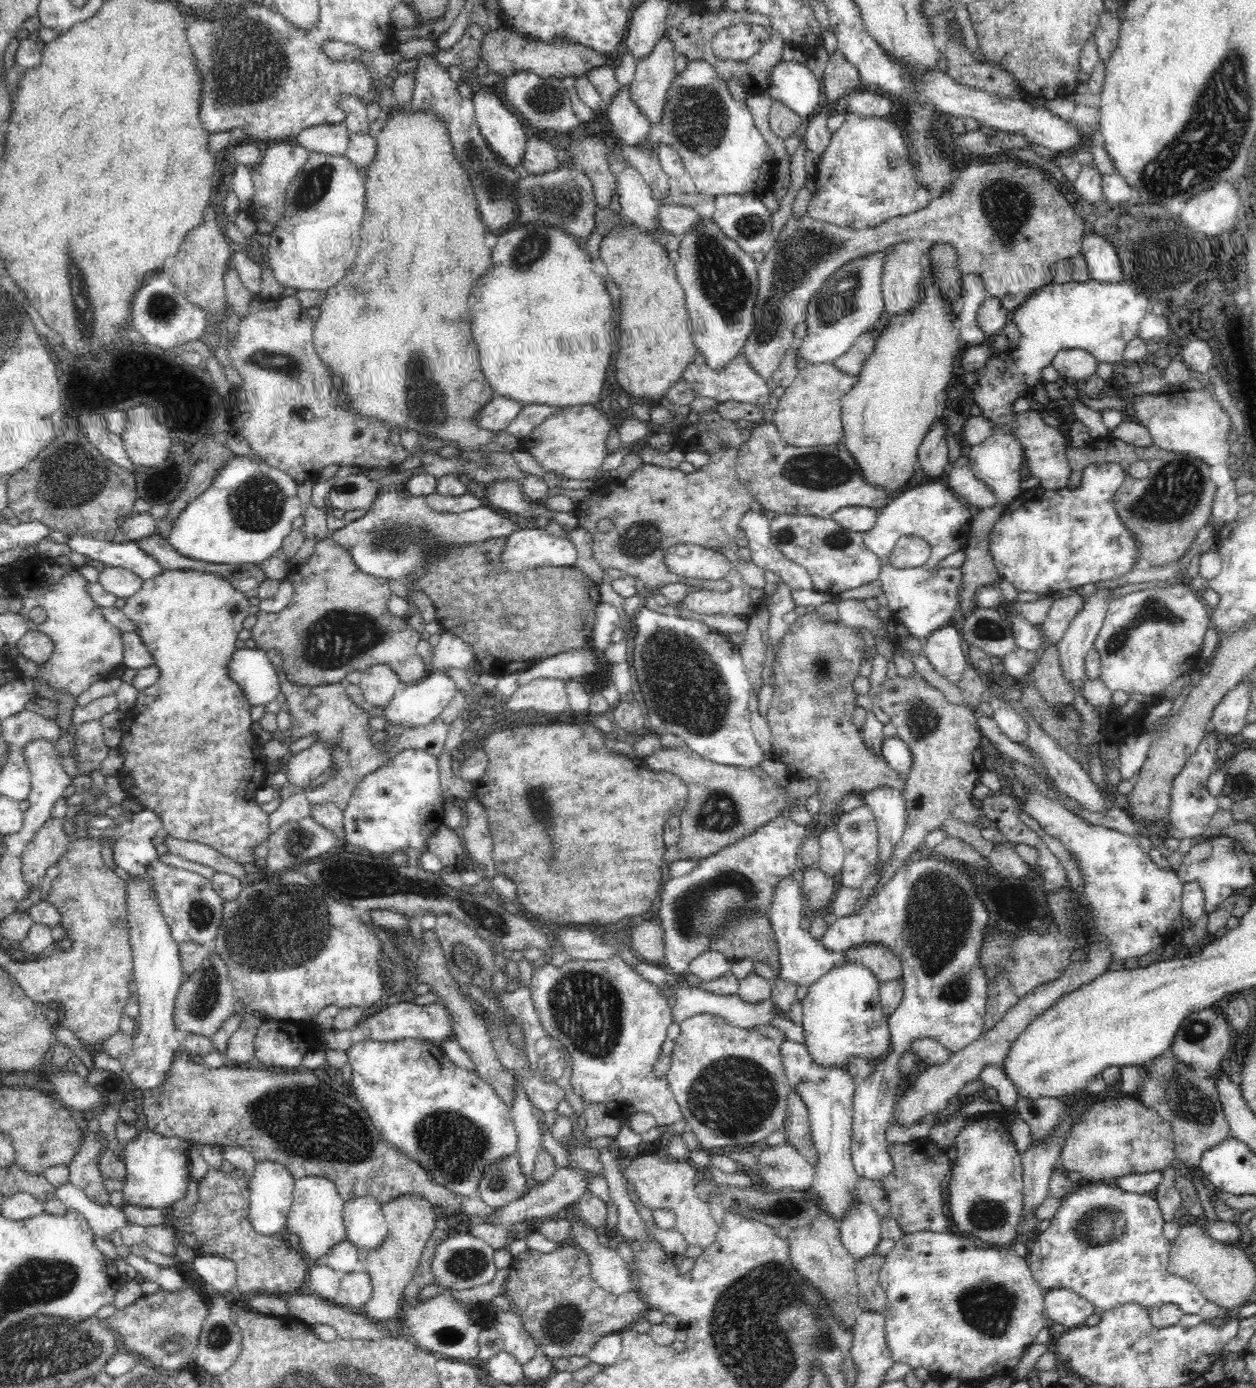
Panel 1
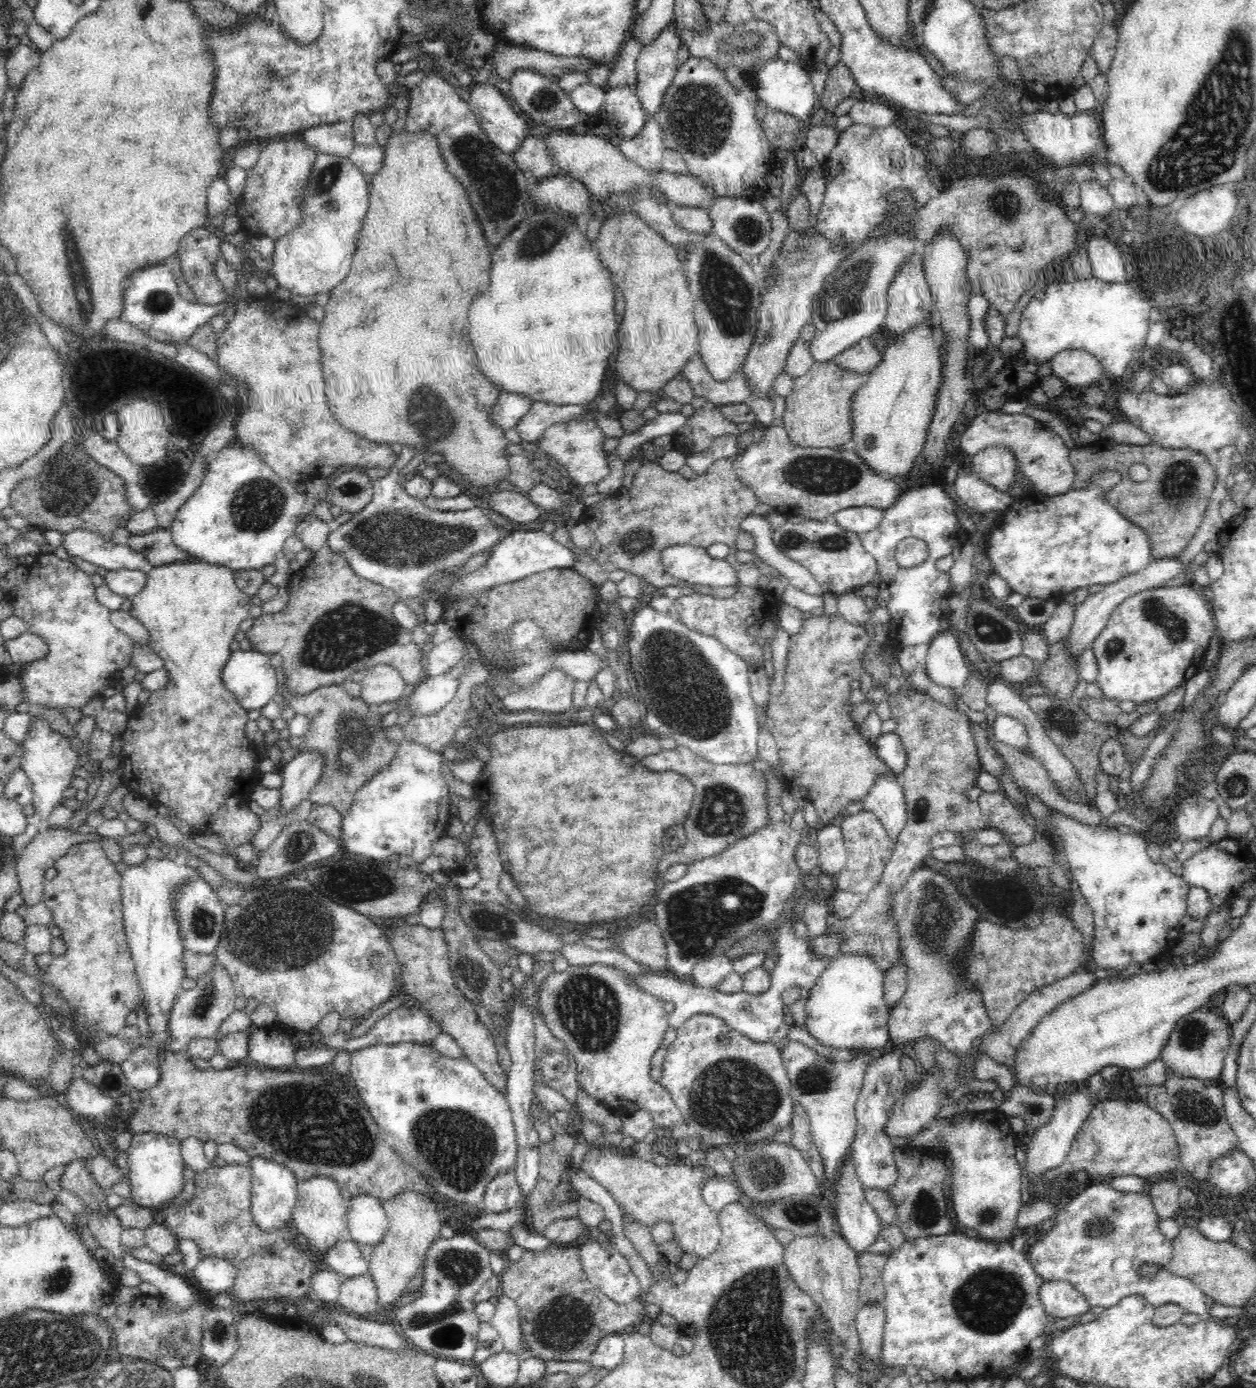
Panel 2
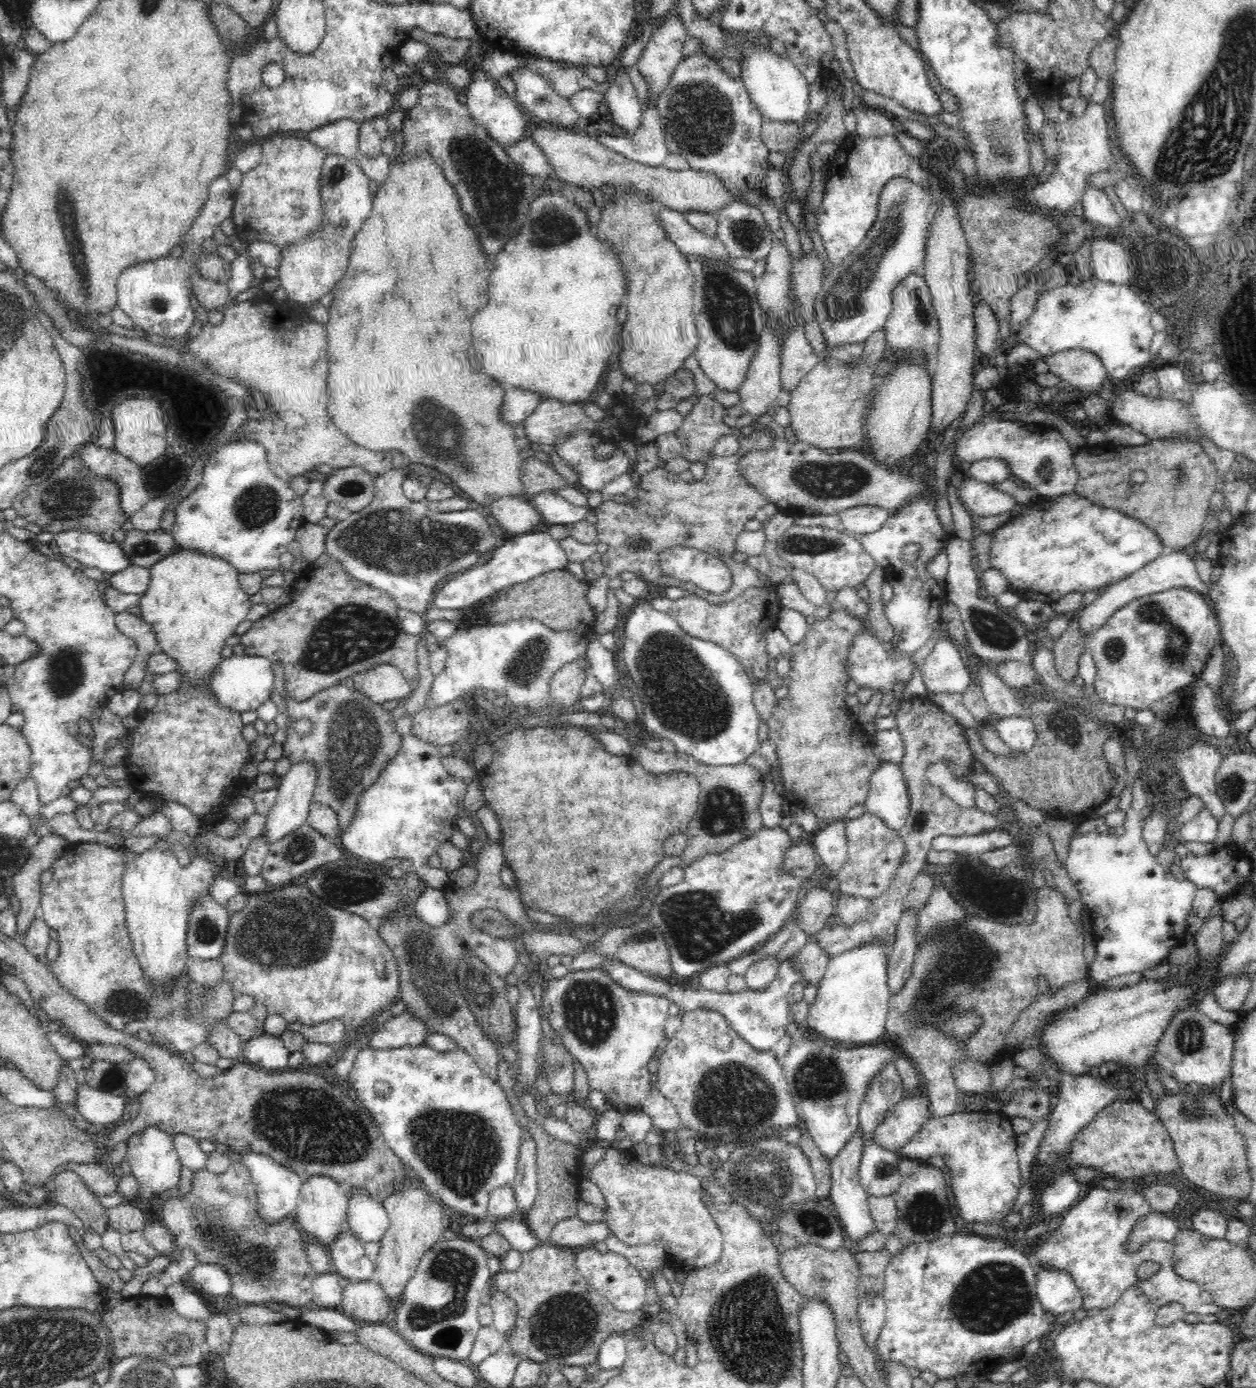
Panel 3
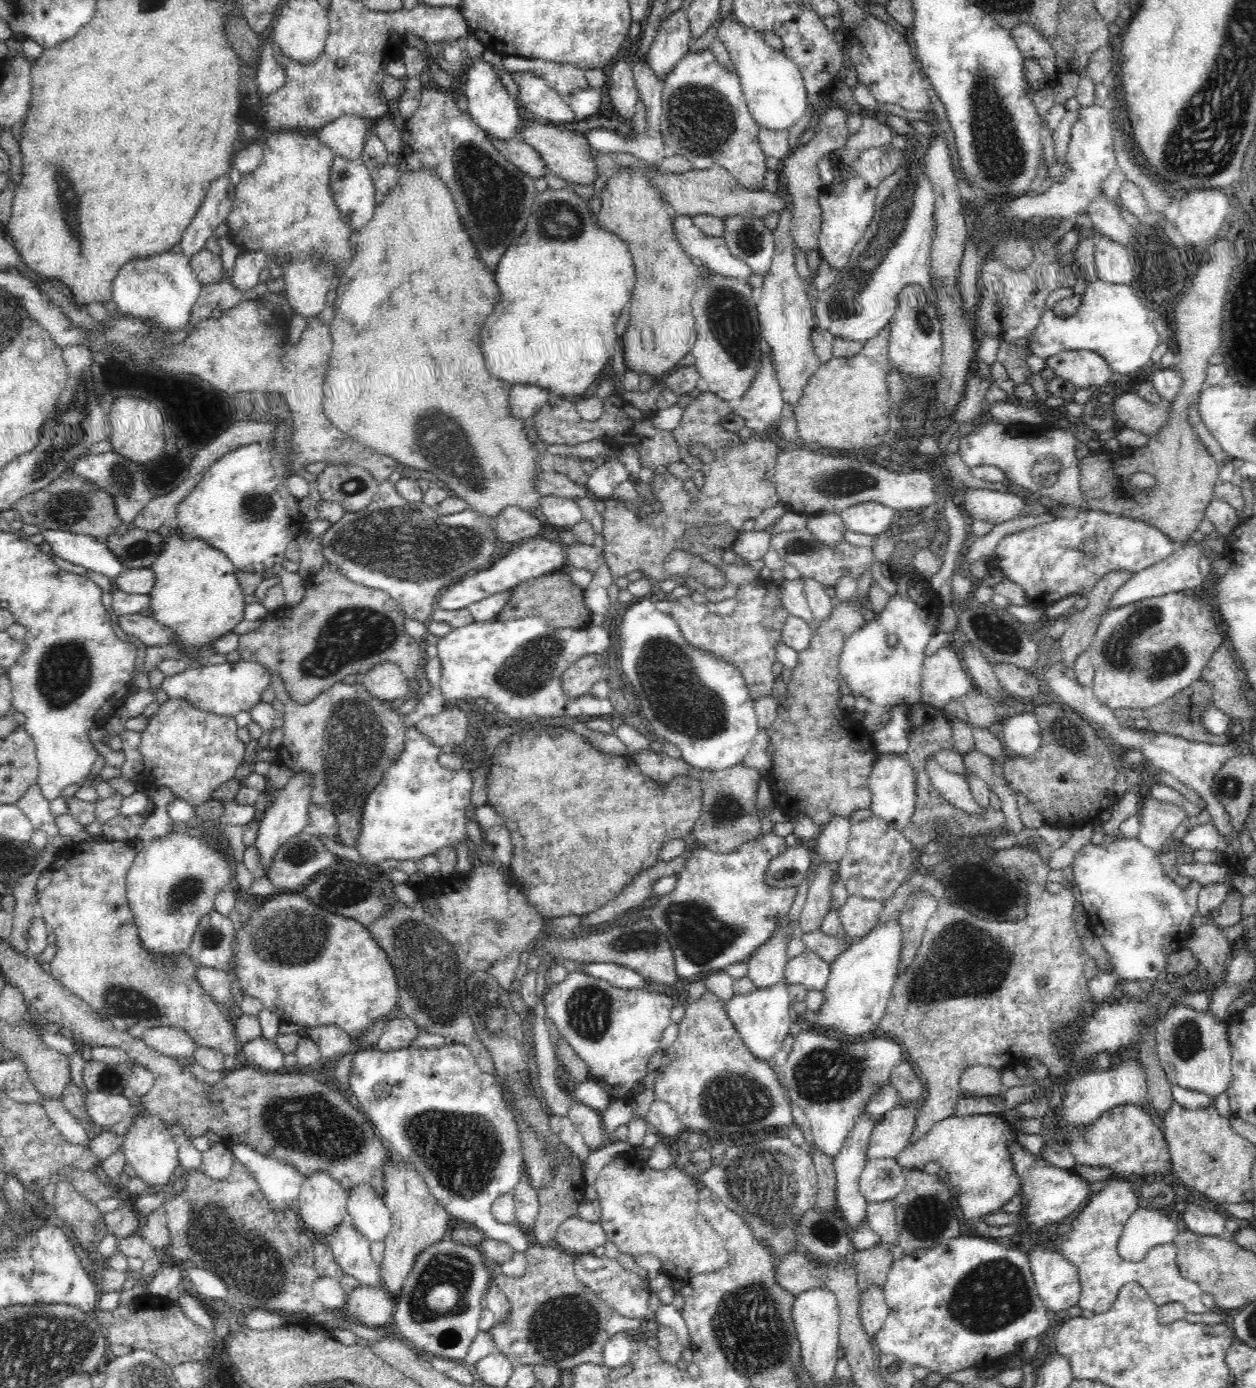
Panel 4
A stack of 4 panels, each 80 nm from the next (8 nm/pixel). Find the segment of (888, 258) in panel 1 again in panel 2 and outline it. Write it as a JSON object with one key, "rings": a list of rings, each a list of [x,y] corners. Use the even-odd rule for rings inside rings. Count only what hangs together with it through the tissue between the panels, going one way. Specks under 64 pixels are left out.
{"rings":[[[912,252],[908,256],[908,260],[904,261],[904,264],[896,270],[888,288],[888,303],[887,316],[881,329],[882,332],[888,334],[903,333],[908,331],[908,328],[920,324],[920,322],[927,322],[929,326],[932,326],[931,311],[934,303],[929,285],[926,283],[922,254]]]}

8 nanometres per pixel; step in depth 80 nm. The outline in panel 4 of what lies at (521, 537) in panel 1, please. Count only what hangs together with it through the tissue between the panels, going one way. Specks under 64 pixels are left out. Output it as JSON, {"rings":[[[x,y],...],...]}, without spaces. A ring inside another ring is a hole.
{"rings":[[[532,536],[520,539],[513,544],[512,549],[504,554],[499,560],[493,560],[488,567],[476,570],[466,576],[452,582],[438,594],[435,606],[444,610],[460,610],[467,608],[470,604],[480,602],[492,594],[507,591],[512,587],[520,585],[522,581],[562,570],[566,563],[565,552],[559,543],[550,541],[546,537]]]}

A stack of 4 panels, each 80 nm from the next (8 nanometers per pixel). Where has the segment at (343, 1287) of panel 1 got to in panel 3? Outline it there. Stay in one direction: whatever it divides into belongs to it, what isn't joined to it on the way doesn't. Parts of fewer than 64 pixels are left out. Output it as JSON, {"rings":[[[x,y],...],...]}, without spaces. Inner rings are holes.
{"rings":[[[373,1279],[358,1283],[345,1282],[340,1310],[356,1321],[376,1324],[384,1322],[394,1300],[384,1296],[384,1289]]]}

